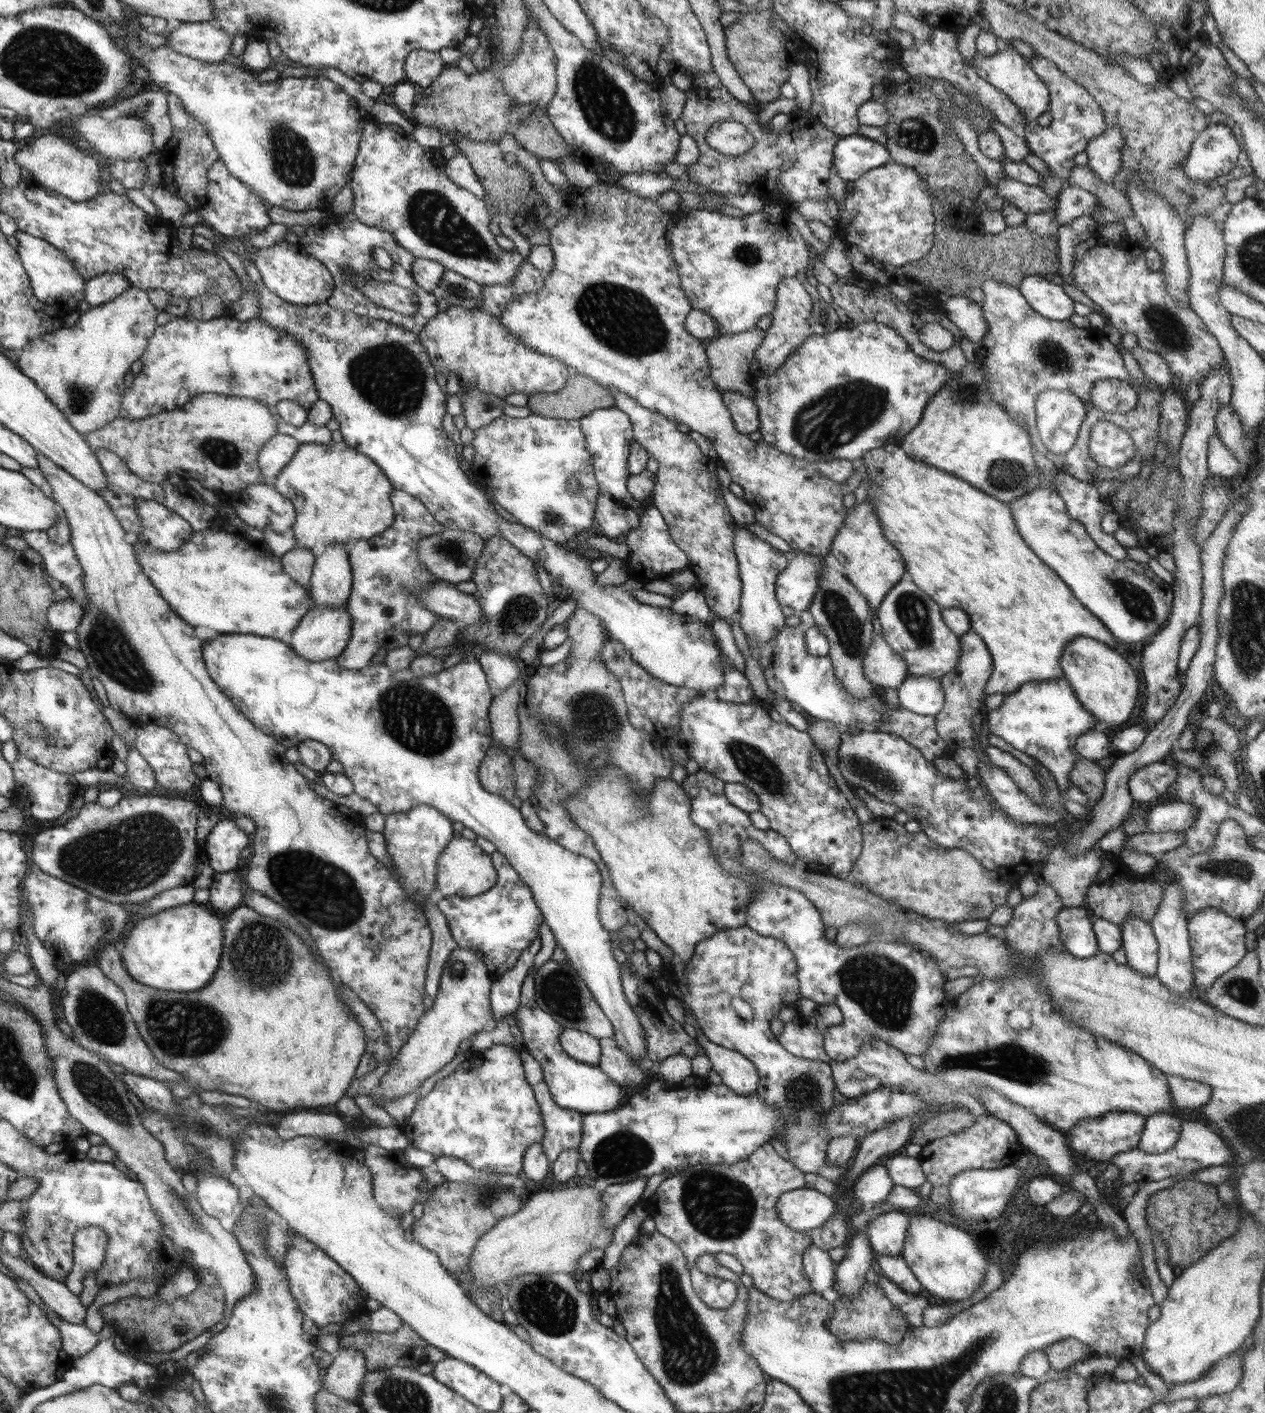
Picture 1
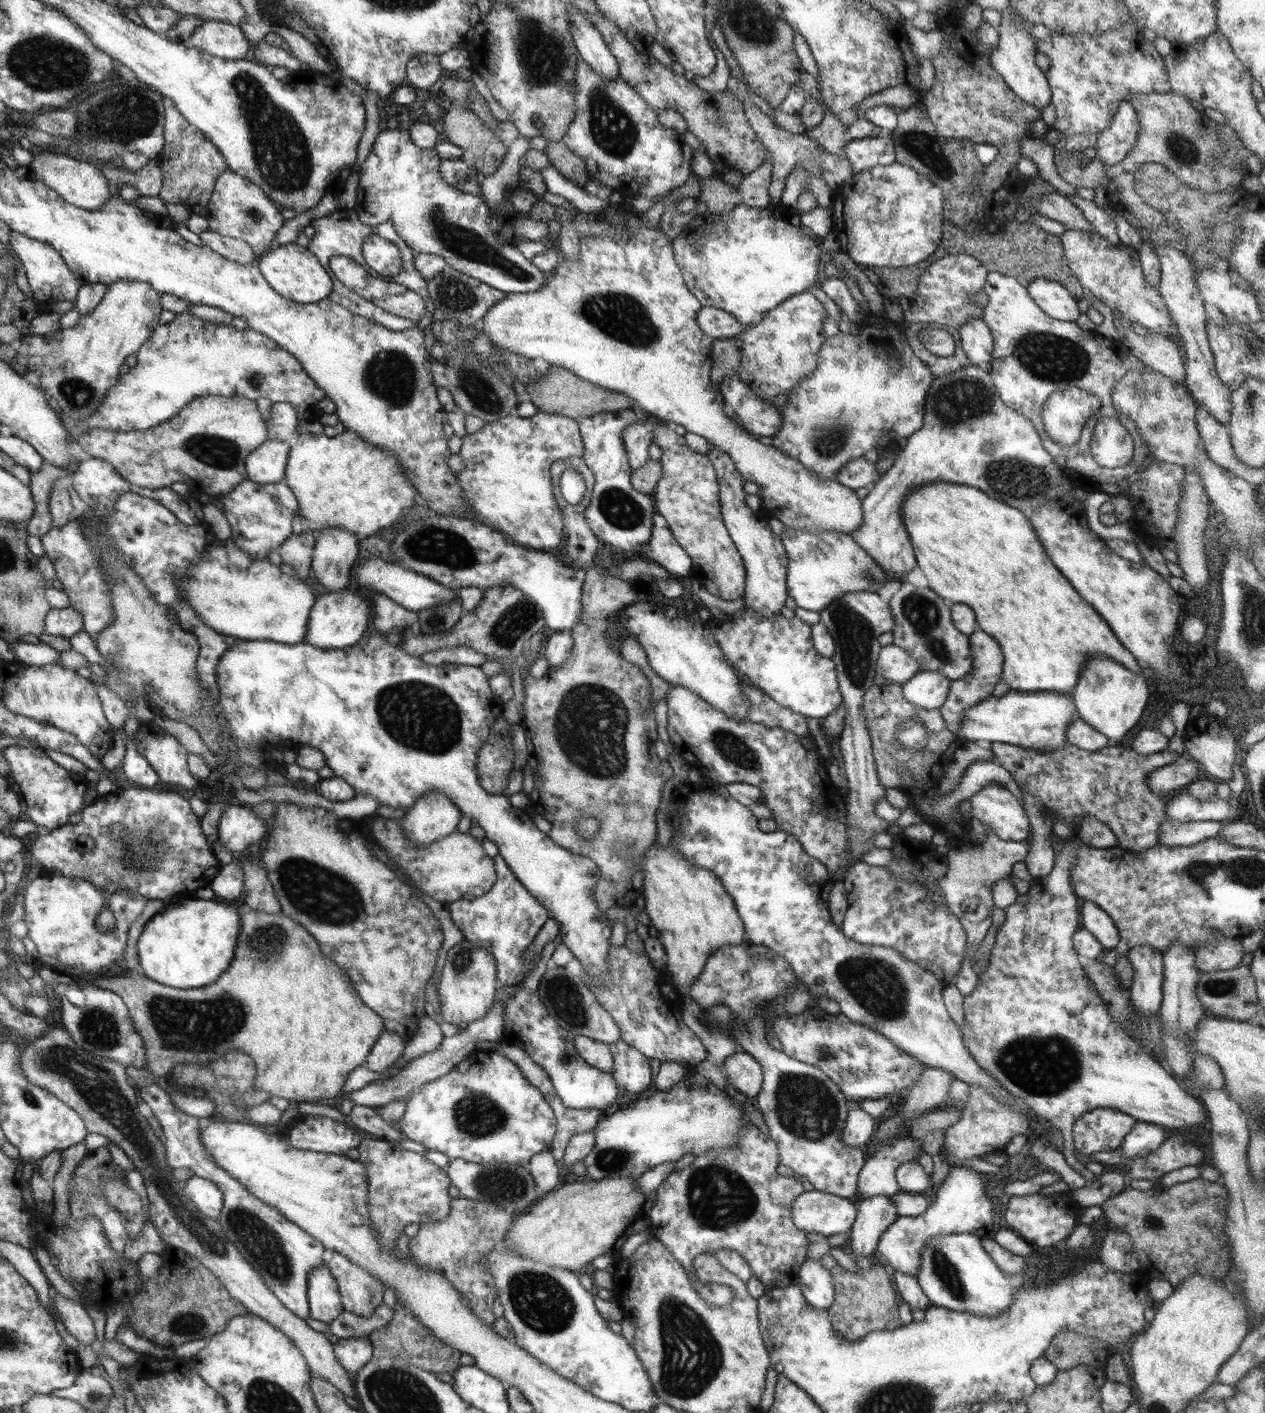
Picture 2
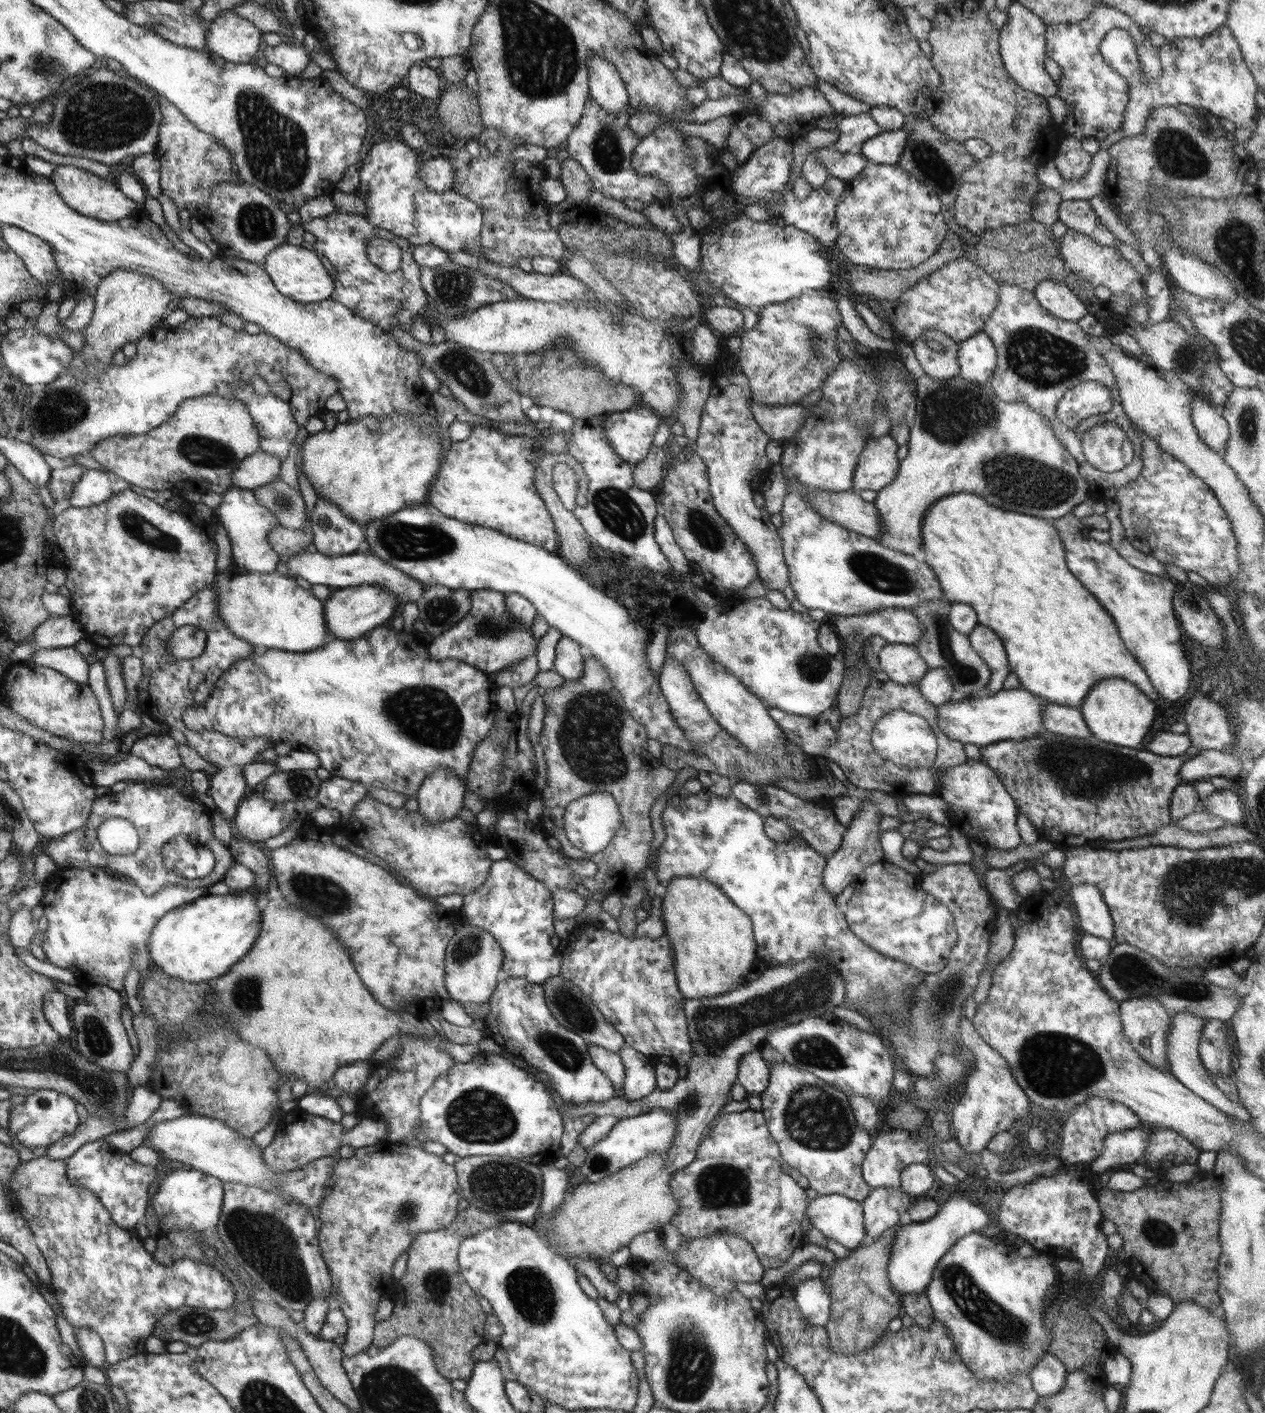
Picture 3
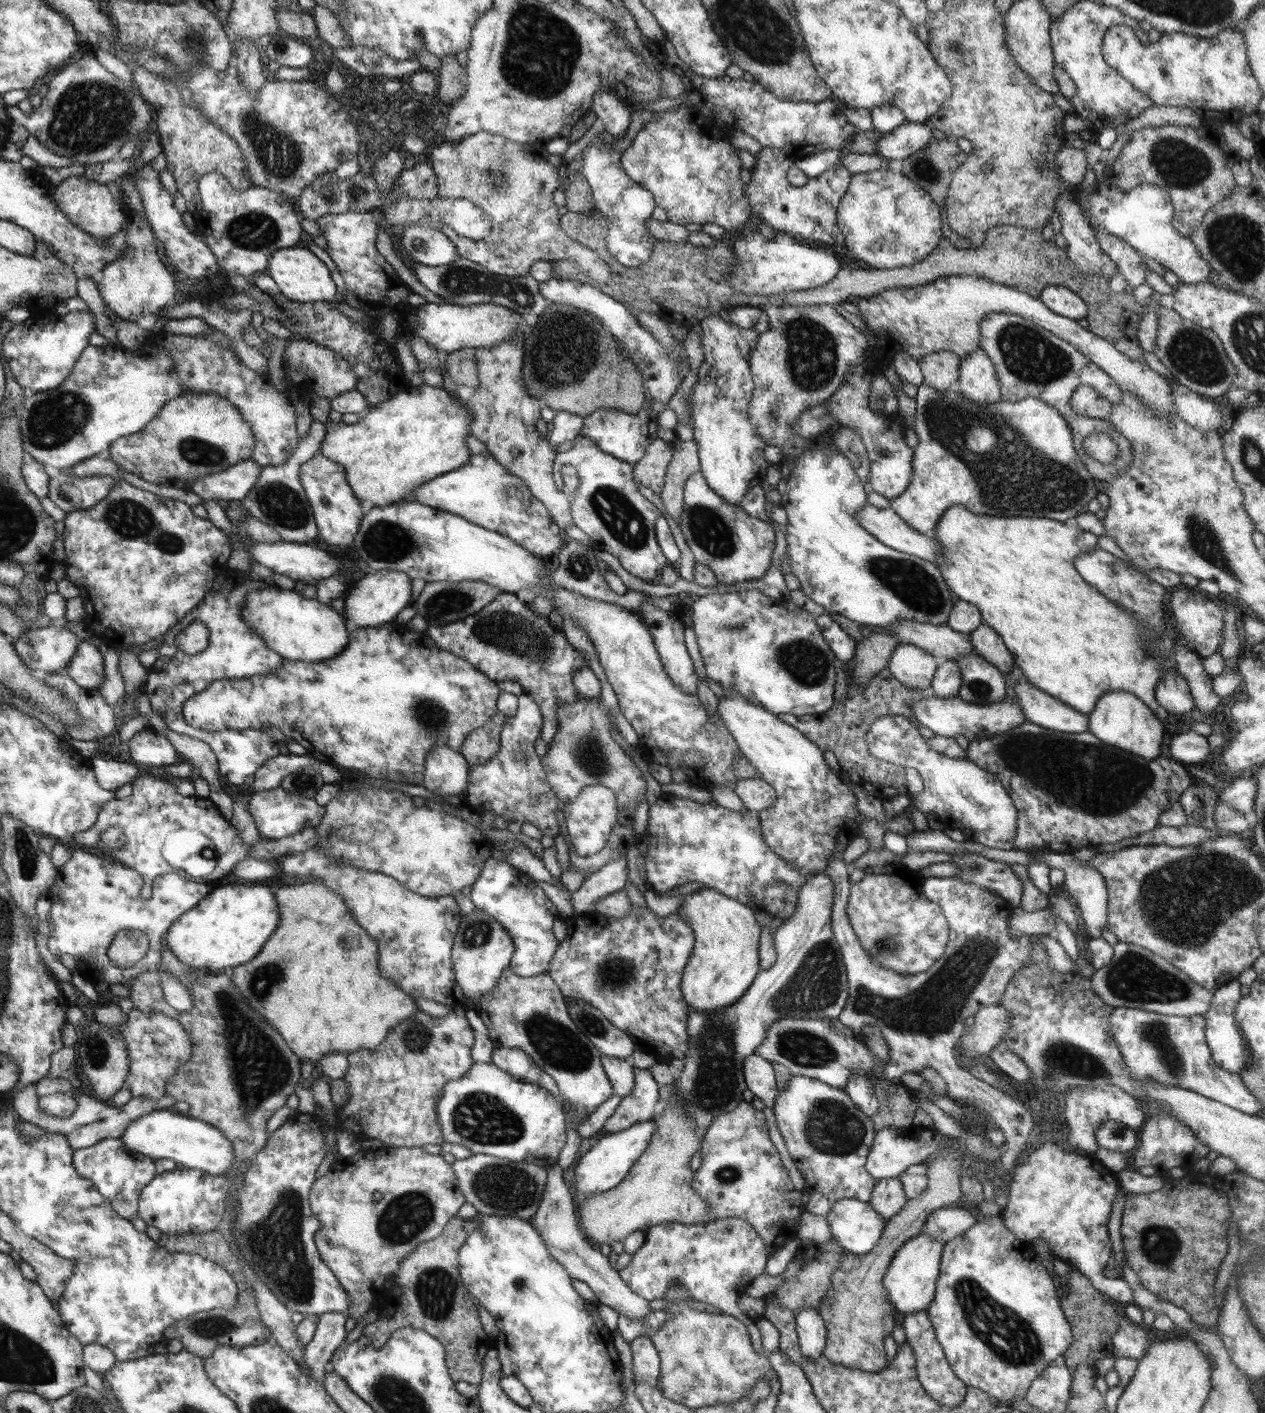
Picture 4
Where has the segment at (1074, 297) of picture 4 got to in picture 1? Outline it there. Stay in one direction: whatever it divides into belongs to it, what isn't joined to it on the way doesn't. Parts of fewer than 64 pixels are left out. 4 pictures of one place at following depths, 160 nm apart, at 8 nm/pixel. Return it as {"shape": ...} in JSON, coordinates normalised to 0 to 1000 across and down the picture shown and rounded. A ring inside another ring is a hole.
{"shape":[[[810,195],[805,203],[813,215],[827,225],[844,227],[849,222],[850,213],[841,207],[840,202],[827,198],[826,195]]]}

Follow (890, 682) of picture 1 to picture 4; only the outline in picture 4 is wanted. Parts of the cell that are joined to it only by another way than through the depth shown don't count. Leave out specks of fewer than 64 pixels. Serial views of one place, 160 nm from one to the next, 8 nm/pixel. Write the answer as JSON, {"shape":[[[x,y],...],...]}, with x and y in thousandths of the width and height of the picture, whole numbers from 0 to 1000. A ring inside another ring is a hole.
{"shape":[[[710,456],[704,464],[700,476],[714,485],[734,489],[744,467],[722,456]]]}

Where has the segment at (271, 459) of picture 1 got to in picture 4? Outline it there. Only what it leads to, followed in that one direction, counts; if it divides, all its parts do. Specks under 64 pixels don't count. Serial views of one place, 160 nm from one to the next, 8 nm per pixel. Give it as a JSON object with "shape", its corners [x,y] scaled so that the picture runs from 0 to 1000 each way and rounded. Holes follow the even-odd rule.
{"shape":[[[198,324],[175,334],[153,340],[149,347],[160,354],[191,354],[200,347],[208,332],[206,328]]]}

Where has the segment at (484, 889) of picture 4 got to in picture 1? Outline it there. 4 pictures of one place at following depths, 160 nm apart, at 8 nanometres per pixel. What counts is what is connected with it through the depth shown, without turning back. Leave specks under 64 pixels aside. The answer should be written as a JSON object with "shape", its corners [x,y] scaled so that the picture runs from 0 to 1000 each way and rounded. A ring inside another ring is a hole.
{"shape":[[[394,602],[388,606],[393,615],[392,628],[377,636],[345,635],[345,641],[354,651],[357,665],[364,671],[376,674],[393,692],[408,684],[413,674],[425,664],[424,658],[431,650],[427,647],[420,628],[403,611],[403,609]]]}

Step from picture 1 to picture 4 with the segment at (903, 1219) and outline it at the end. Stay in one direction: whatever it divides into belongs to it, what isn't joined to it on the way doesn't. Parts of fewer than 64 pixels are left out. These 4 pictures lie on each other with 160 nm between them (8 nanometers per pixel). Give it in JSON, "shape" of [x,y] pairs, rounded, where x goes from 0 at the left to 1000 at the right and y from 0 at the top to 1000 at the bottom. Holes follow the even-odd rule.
{"shape":[[[731,870],[717,878],[707,887],[698,904],[698,909],[708,929],[713,930],[733,927],[739,916],[739,910],[743,900],[746,878],[739,877]]]}

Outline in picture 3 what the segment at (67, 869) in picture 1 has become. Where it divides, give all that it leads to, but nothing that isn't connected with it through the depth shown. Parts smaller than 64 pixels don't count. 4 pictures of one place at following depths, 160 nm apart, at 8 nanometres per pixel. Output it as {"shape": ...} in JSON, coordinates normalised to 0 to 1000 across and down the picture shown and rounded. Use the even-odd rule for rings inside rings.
{"shape":[[[101,553],[96,561],[88,560],[77,564],[74,569],[73,576],[71,576],[69,582],[62,587],[55,589],[54,591],[38,594],[37,597],[34,597],[33,604],[38,604],[46,615],[77,613],[81,614],[85,618],[99,620],[108,626],[115,634],[123,634],[134,626],[150,628],[167,628],[180,619],[187,609],[185,609],[184,604],[181,602],[181,599],[169,593],[168,582],[166,582],[167,576],[163,576],[163,571],[160,570],[160,568],[153,564],[147,564],[139,557],[115,556],[115,554]],[[84,582],[106,584],[111,594],[109,602],[100,607],[90,606],[89,604],[83,603],[81,599],[76,595],[76,587],[80,585],[80,582]],[[143,590],[149,590],[150,593],[156,593],[158,599],[162,599],[168,602],[170,612],[168,617],[161,621],[150,623],[134,617],[131,614],[127,602],[128,599],[135,593],[143,592]],[[64,594],[70,595],[71,597],[70,600],[65,599]]]}

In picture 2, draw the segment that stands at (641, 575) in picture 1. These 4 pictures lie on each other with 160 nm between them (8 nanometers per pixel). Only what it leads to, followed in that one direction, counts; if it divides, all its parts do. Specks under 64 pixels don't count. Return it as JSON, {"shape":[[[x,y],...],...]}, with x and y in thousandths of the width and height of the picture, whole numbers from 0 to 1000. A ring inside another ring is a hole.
{"shape":[[[520,363],[515,364],[515,380],[511,383],[509,395],[526,402],[530,408],[544,408],[549,398],[545,393],[537,386],[527,368]]]}

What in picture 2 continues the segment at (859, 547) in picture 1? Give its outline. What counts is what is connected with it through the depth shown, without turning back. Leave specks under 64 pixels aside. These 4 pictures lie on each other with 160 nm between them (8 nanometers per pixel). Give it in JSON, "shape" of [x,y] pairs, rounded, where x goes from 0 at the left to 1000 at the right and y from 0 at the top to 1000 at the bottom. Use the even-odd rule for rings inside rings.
{"shape":[[[768,258],[739,267],[738,272],[732,278],[729,303],[716,311],[704,331],[693,339],[688,345],[686,350],[681,354],[682,369],[677,375],[672,377],[677,386],[686,394],[689,394],[703,409],[712,410],[715,409],[715,406],[719,408],[725,400],[723,387],[714,374],[712,357],[721,347],[735,341],[751,341],[773,345],[783,352],[791,354],[807,361],[811,365],[825,357],[835,353],[840,354],[840,351],[843,349],[847,350],[850,345],[847,340],[843,338],[842,334],[832,326],[830,321],[824,316],[824,311],[816,299],[793,285],[780,260]]]}

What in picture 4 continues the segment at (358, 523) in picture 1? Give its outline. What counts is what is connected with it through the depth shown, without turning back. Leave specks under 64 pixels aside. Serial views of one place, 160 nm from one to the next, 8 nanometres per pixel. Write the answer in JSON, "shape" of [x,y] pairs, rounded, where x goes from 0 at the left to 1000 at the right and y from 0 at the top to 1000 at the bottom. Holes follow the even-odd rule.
{"shape":[[[334,272],[325,274],[323,276],[311,280],[311,282],[293,288],[285,294],[281,300],[265,299],[258,298],[258,308],[251,318],[255,323],[273,331],[274,340],[277,346],[280,347],[280,352],[283,354],[292,354],[296,358],[316,356],[328,354],[327,347],[338,340],[353,334],[364,331],[372,326],[372,318],[368,310],[373,303],[373,292],[364,285],[362,280],[357,280],[349,274],[342,274]]]}

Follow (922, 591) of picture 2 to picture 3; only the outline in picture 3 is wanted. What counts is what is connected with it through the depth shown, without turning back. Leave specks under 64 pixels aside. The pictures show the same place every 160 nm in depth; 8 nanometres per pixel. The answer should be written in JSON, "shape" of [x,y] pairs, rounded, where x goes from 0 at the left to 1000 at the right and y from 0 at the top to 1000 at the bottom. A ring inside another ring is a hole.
{"shape":[[[738,424],[730,425],[720,433],[724,435],[726,441],[730,443],[730,449],[725,456],[726,463],[734,471],[734,474],[745,473],[753,483],[754,489],[766,493],[774,493],[778,491],[779,483],[783,481],[783,473],[777,468],[777,466],[768,459],[765,449],[757,447],[750,439],[751,426],[746,424]]]}

